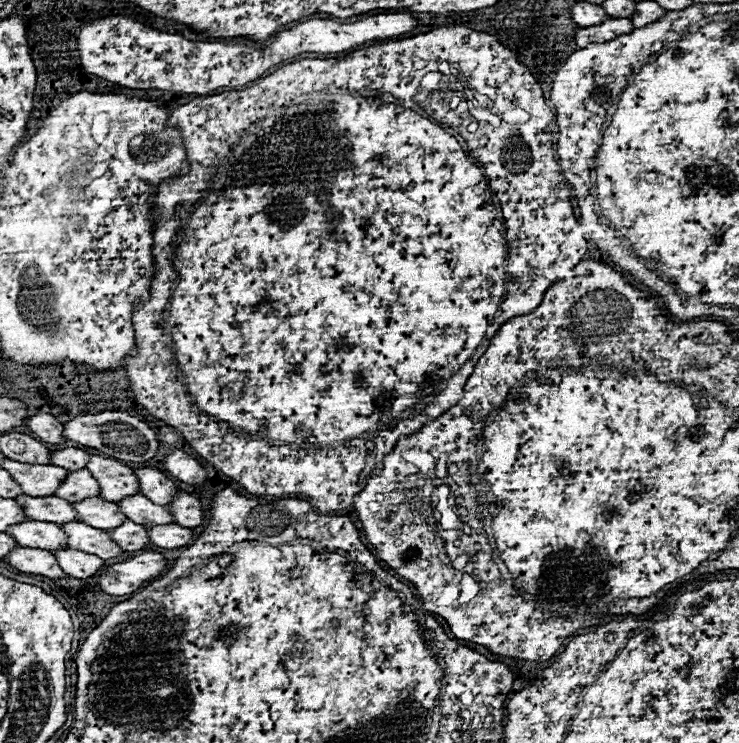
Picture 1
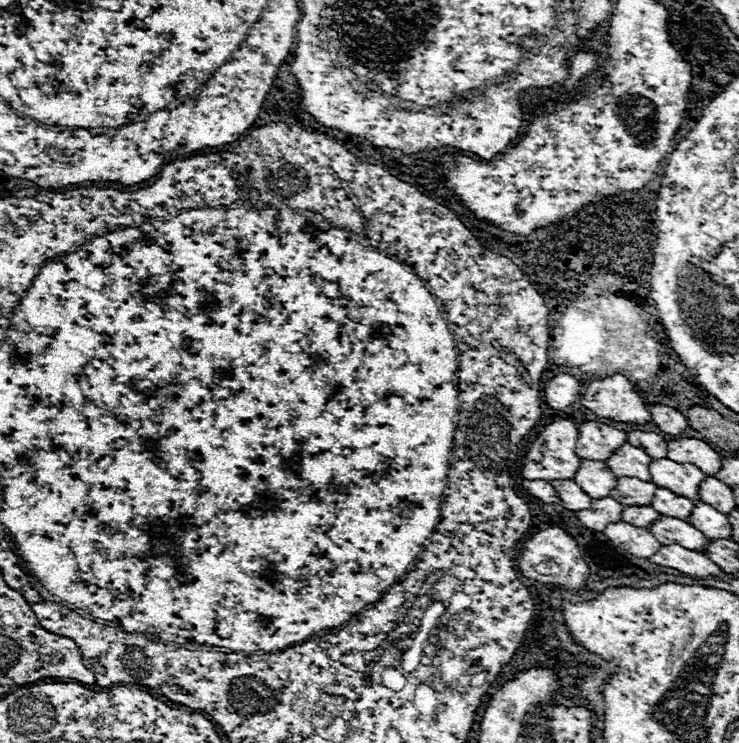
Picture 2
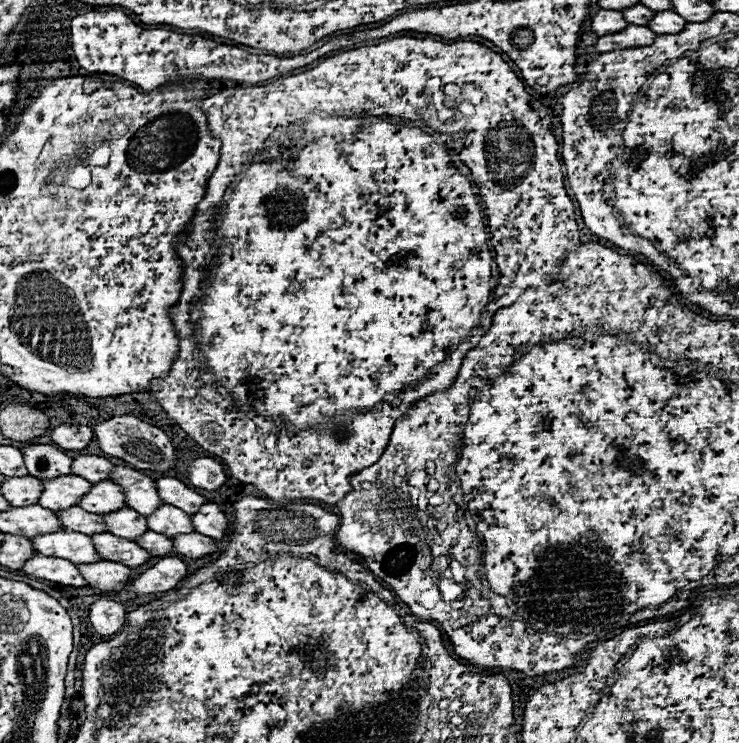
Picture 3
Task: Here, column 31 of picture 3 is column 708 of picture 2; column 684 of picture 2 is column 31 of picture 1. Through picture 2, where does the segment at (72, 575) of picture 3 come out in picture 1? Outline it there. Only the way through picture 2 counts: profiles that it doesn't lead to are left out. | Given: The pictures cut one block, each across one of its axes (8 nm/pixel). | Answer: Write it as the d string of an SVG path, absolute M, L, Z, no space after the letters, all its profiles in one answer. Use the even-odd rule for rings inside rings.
M18 546L6 556L6 560L12 564L12 568L16 572L40 574L40 576L48 576L48 578L66 578L66 574L62 572L62 568L56 562L56 556L52 556L52 552L48 552L48 550Z

